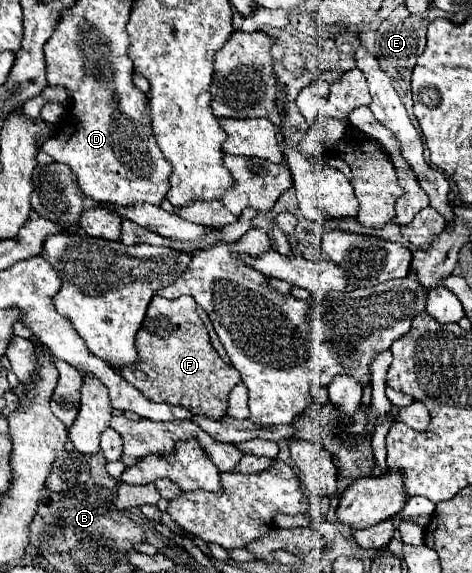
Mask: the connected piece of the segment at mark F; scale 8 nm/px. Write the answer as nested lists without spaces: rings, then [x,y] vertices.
[[[156,295],[136,335],[138,363],[122,367],[118,373],[154,403],[182,405],[194,415],[220,419],[226,415],[228,395],[240,383],[240,375],[214,351],[196,309],[196,301],[190,295],[180,295],[172,301]]]

